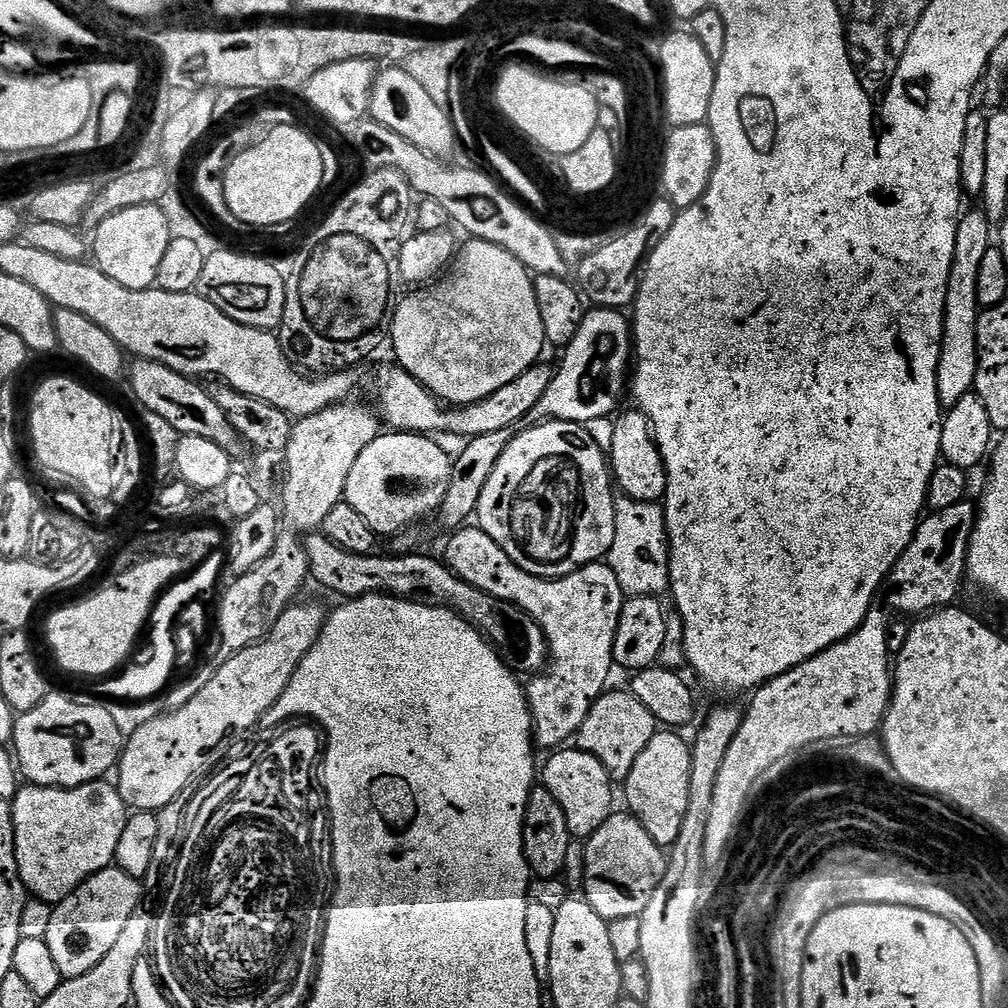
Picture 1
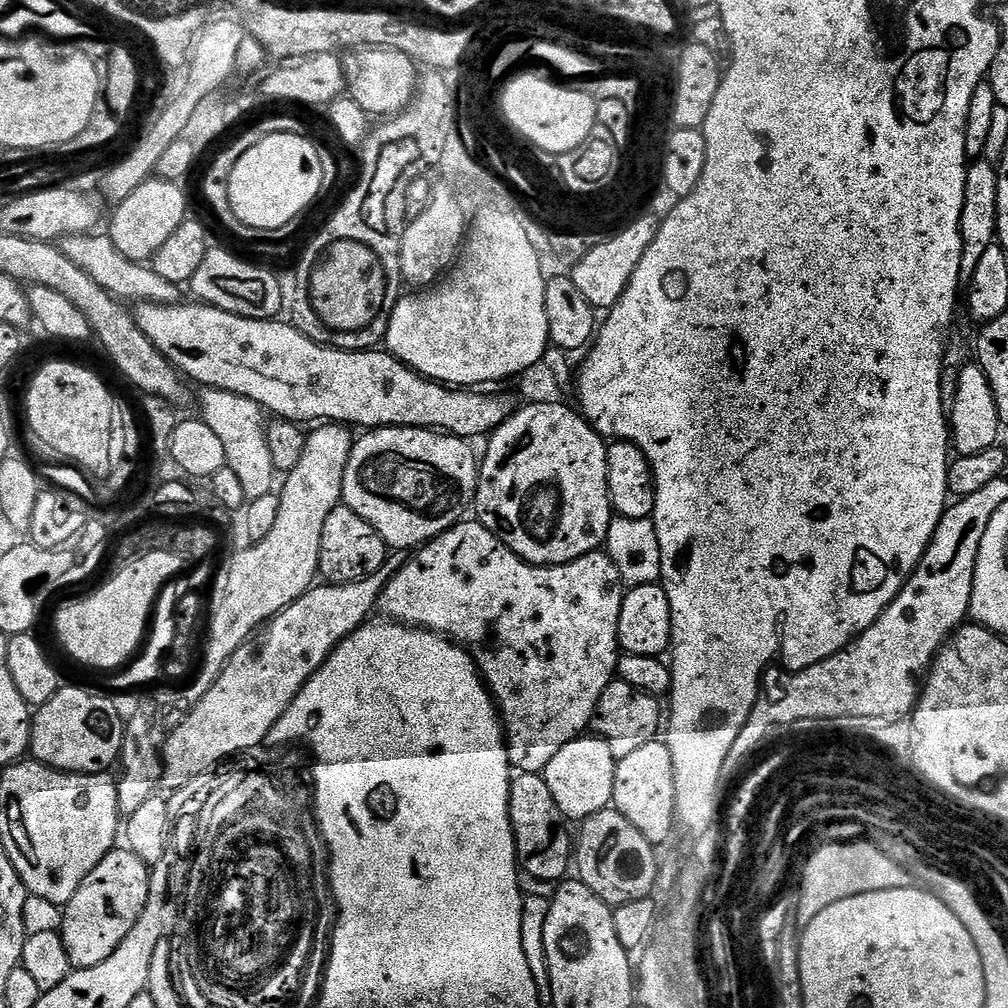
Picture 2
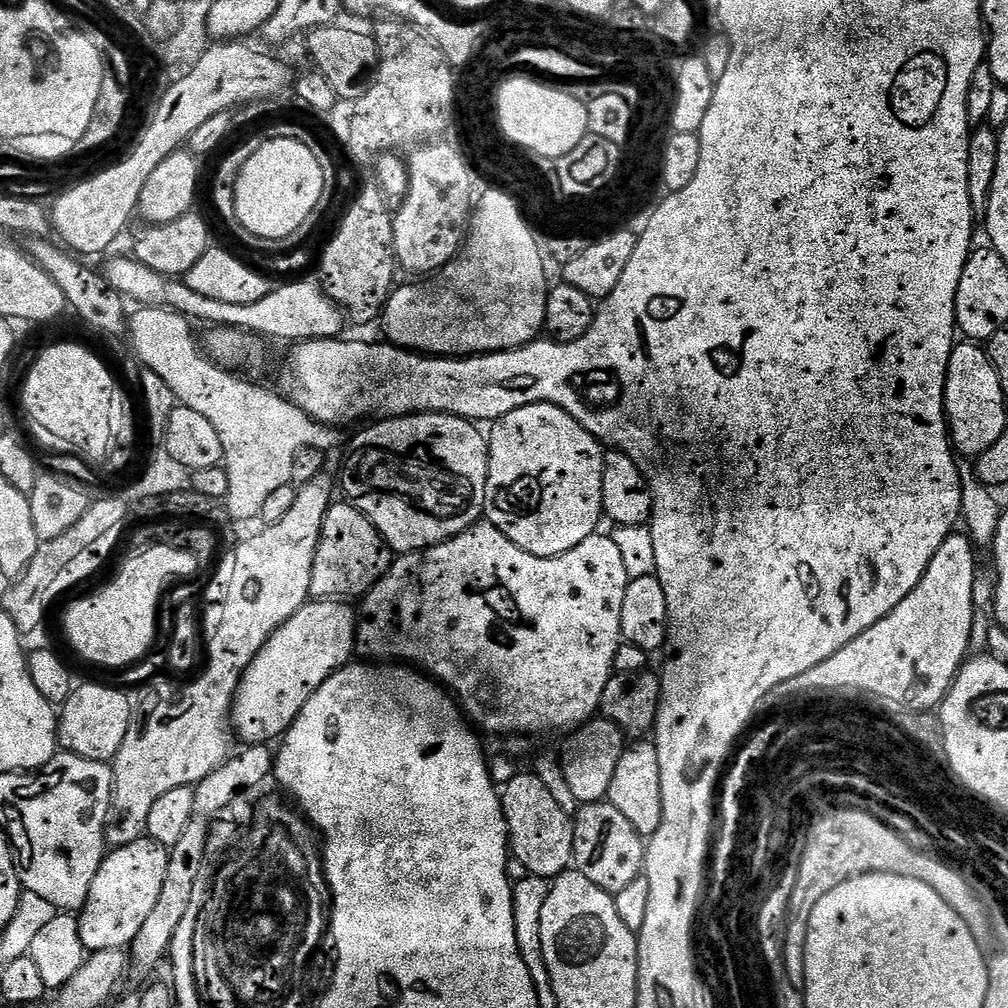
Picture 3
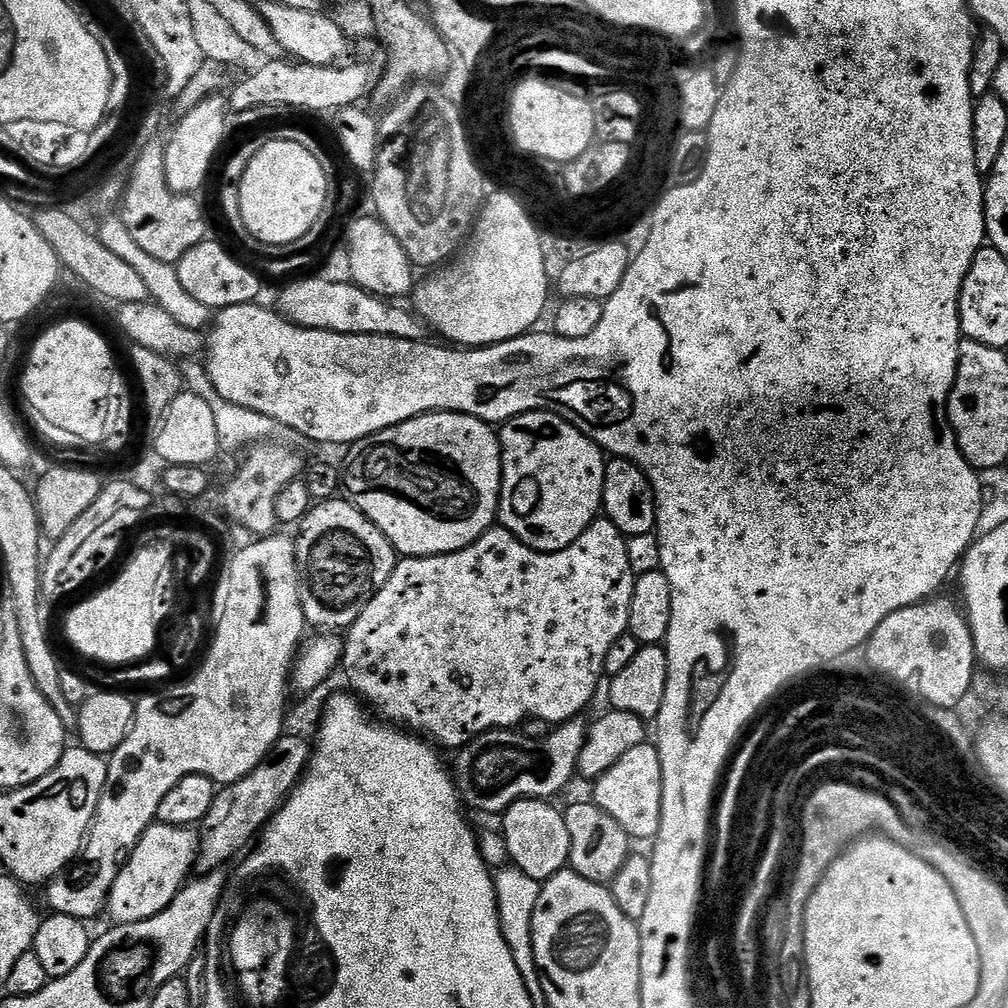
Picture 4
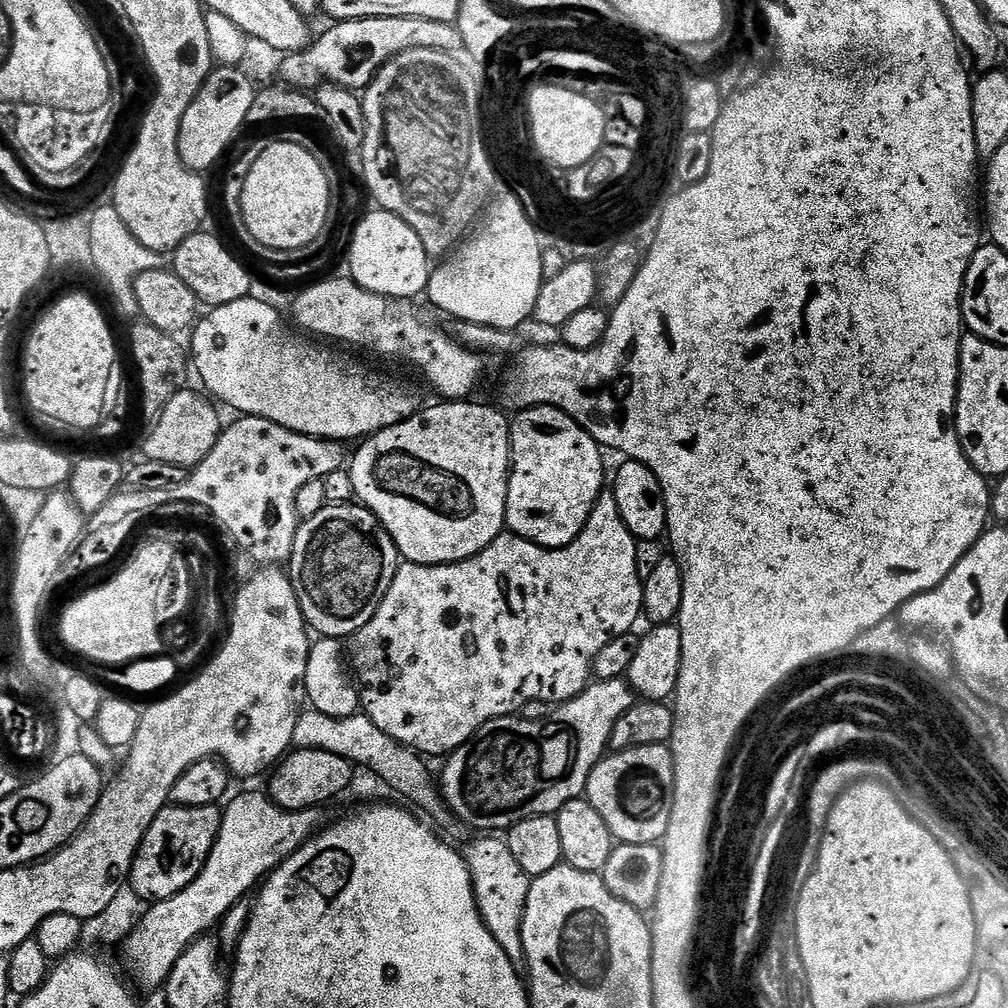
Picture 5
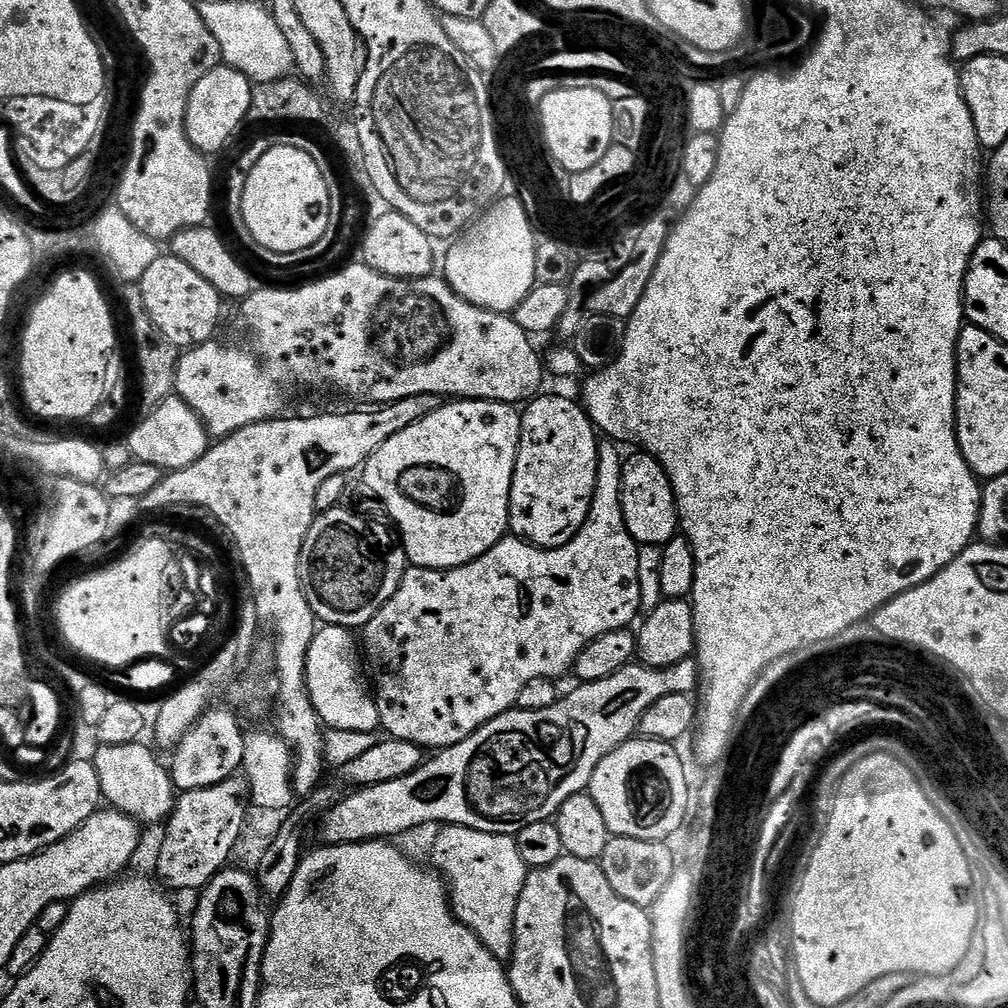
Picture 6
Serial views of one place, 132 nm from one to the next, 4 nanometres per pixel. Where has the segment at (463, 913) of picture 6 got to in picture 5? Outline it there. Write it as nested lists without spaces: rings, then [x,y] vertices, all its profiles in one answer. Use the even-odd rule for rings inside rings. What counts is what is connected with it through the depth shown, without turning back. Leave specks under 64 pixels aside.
[[[484,834],[479,838],[481,840],[474,841],[466,851],[476,905],[486,926],[494,934],[494,942],[498,942],[498,946],[506,950],[506,958],[510,958],[512,964],[520,966],[525,963],[522,922],[532,880],[526,870],[518,866],[514,854],[510,854],[507,839],[496,834]]]

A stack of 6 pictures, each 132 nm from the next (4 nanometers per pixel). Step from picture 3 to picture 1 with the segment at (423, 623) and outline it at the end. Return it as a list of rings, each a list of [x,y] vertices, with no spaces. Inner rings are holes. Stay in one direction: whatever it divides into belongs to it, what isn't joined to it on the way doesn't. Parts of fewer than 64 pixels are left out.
[[[465,526],[460,531],[451,533],[447,540],[448,549],[442,556],[457,576],[461,576],[478,590],[486,590],[486,594],[494,594],[494,598],[502,598],[526,610],[544,631],[550,659],[544,671],[533,675],[529,679],[532,681],[527,681],[526,684],[534,740],[541,749],[544,747],[547,750],[567,745],[580,731],[582,722],[586,722],[586,714],[590,714],[596,699],[604,695],[609,687],[608,679],[614,673],[614,634],[618,634],[618,618],[626,599],[622,586],[618,586],[618,578],[614,578],[614,570],[607,563],[597,562],[587,564],[569,576],[547,580],[545,576],[535,576],[522,570],[522,566],[514,563],[510,554],[506,554],[506,550],[502,550],[502,546],[498,546],[498,542],[494,542],[494,538],[490,538],[490,534],[486,534],[479,526]]]

